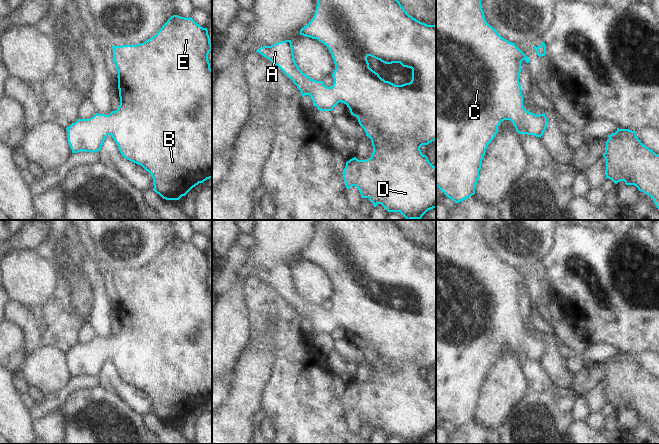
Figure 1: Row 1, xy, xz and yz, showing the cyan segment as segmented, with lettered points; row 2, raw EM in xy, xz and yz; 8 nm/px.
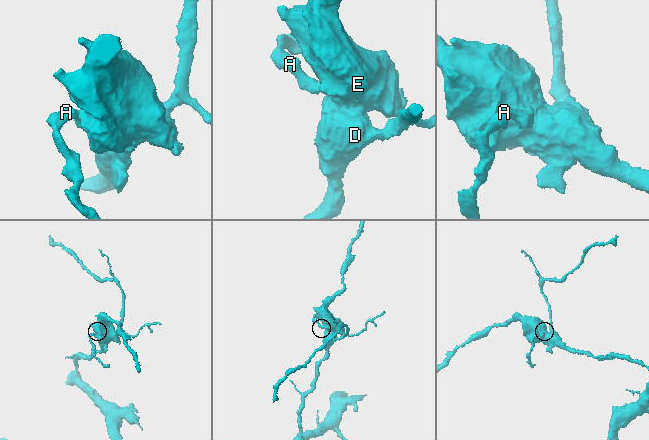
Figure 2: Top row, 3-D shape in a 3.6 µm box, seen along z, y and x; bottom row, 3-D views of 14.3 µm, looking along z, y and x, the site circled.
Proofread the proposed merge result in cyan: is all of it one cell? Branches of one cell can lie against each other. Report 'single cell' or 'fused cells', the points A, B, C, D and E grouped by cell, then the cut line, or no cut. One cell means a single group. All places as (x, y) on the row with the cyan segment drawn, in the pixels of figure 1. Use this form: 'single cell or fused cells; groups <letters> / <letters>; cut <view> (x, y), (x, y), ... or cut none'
single cell; groups A B C D E; cut none

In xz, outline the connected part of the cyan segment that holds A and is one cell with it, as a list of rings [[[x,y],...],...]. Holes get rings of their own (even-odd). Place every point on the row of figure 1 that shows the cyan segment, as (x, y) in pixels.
[[[317,0],[316,11],[311,21],[301,28],[300,35],[317,39],[319,42],[327,46],[335,64],[335,70],[332,73],[334,83],[331,87],[327,87],[323,81],[316,81],[305,75],[295,62],[293,54],[293,46],[291,40],[285,40],[275,43],[271,46],[263,46],[257,49],[265,58],[269,59],[273,64],[277,65],[285,75],[287,75],[300,90],[302,97],[309,95],[313,101],[313,105],[320,111],[332,111],[333,108],[342,102],[347,105],[351,115],[358,118],[360,126],[366,132],[366,136],[371,139],[373,153],[367,160],[358,160],[356,157],[346,162],[346,166],[342,172],[347,190],[355,186],[361,198],[368,198],[373,206],[381,204],[388,212],[400,212],[407,220],[421,219],[422,216],[433,208],[436,208],[436,167],[433,166],[426,155],[423,155],[420,147],[428,145],[436,140],[436,25],[427,25],[410,16],[401,6],[398,0]],[[371,56],[385,64],[400,63],[403,67],[412,69],[412,80],[409,83],[395,85],[389,81],[382,79],[378,73],[369,67],[367,57]]]

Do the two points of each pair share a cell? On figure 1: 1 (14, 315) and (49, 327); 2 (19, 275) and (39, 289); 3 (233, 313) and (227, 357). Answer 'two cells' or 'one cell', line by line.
1: one cell
2: one cell
3: one cell

